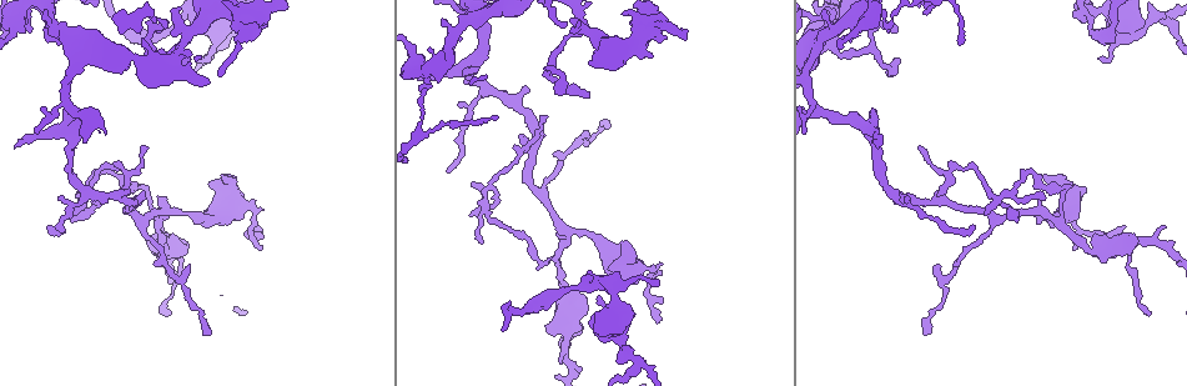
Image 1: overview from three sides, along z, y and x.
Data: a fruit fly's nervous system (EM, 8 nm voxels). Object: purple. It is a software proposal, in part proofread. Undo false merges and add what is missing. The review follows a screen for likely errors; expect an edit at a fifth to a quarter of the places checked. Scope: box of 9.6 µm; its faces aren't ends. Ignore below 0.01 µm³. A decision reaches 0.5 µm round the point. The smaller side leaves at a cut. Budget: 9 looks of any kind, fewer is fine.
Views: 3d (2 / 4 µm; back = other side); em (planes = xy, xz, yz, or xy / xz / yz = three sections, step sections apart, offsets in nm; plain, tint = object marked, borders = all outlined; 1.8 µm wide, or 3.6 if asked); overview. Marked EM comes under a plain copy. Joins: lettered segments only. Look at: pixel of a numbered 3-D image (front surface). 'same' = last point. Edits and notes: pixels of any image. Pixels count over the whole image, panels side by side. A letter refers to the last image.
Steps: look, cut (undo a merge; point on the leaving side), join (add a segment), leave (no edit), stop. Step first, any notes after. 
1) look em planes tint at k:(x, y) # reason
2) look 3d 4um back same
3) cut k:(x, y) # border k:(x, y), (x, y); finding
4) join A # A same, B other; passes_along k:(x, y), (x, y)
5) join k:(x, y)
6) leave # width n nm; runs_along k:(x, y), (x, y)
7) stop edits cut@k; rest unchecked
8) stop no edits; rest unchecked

look 3d 2um at 1:(224, 176)

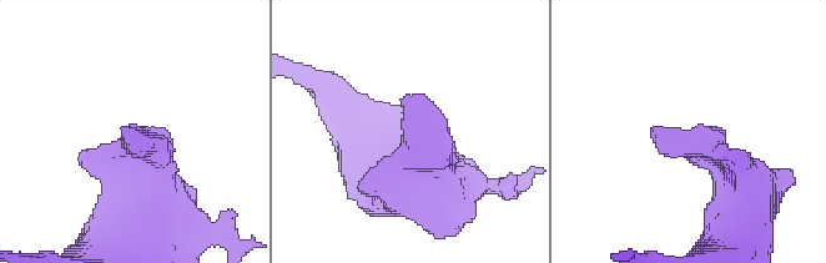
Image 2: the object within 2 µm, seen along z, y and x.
look em planes borders at 2:(650, 134) # need the tissue

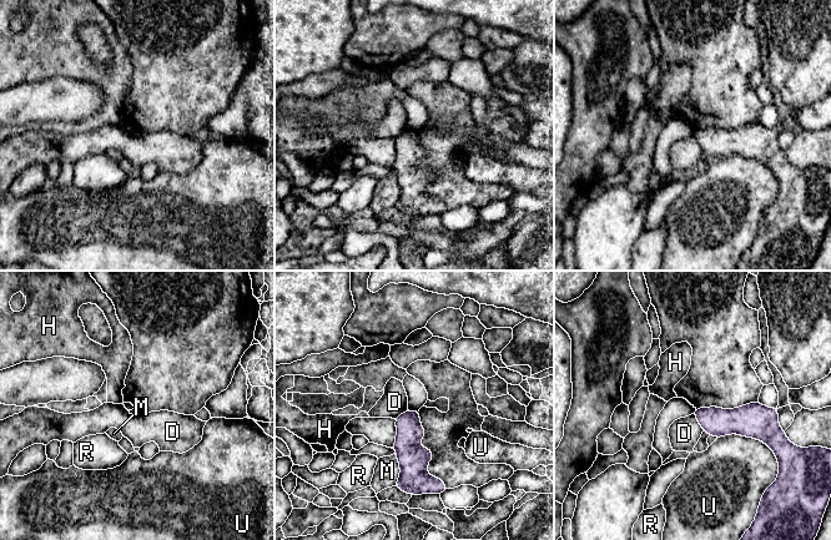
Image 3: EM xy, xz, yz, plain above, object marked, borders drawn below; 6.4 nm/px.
leave # D other, H other, M other, R other, U other; border 3:(693, 413), (703, 430); none of them fits

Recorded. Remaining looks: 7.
look em xy step 8 borders at 1:(539, 263) # abrupt turn

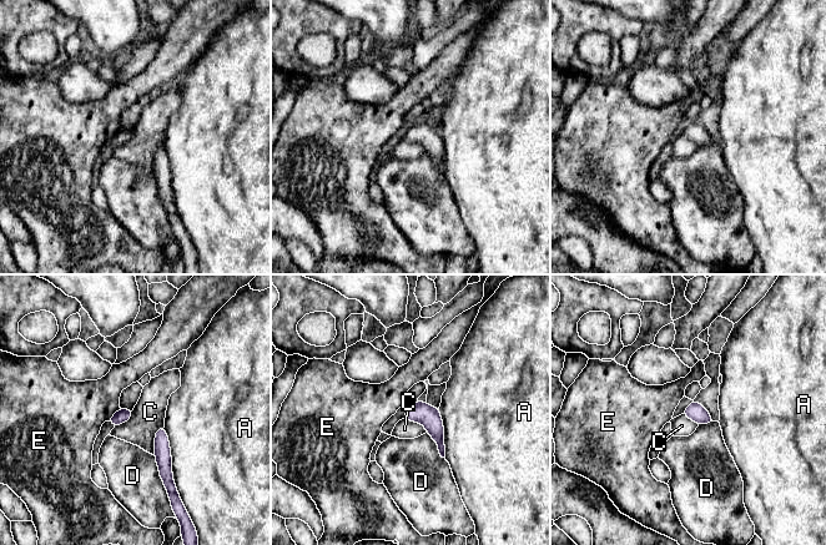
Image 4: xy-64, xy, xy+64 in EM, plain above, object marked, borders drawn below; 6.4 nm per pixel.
leave # width 90 nm; A other, C other, D other, E other; border 4:(164, 425), (156, 430), (154, 454); all the same neuron

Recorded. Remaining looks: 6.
look 3d 2um at 1:(1006, 197) # branch point

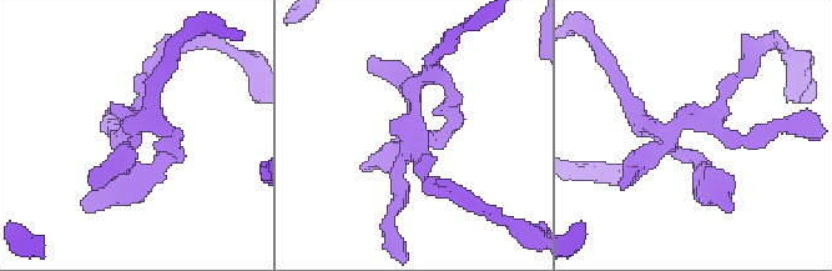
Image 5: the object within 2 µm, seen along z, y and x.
look em 3.6um yz step 16 borders at 5:(689, 122) # now the EM

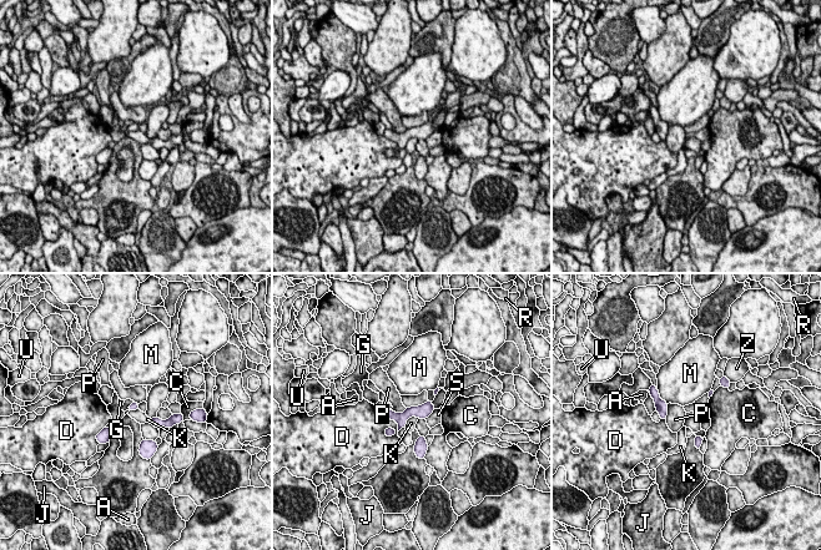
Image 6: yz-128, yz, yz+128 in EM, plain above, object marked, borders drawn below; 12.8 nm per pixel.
leave # longest_contact D 340 nm; A other, C other, D other, G other, J other, K other, M other, P other, R other, S other, U other, Z other; runs_along 6:(429, 405), (388, 432); continuous, no second neuron

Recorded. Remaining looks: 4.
look em 3.6um xz step 4 tint at 1:(894, 14) # two arms at a narrow angle

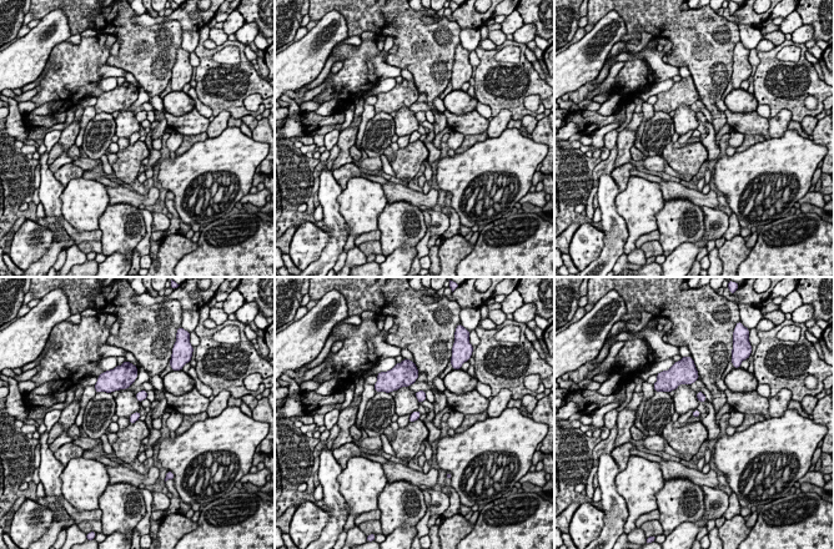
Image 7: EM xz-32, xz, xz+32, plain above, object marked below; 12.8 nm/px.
look em 3.6um planes borders same # cut it another way

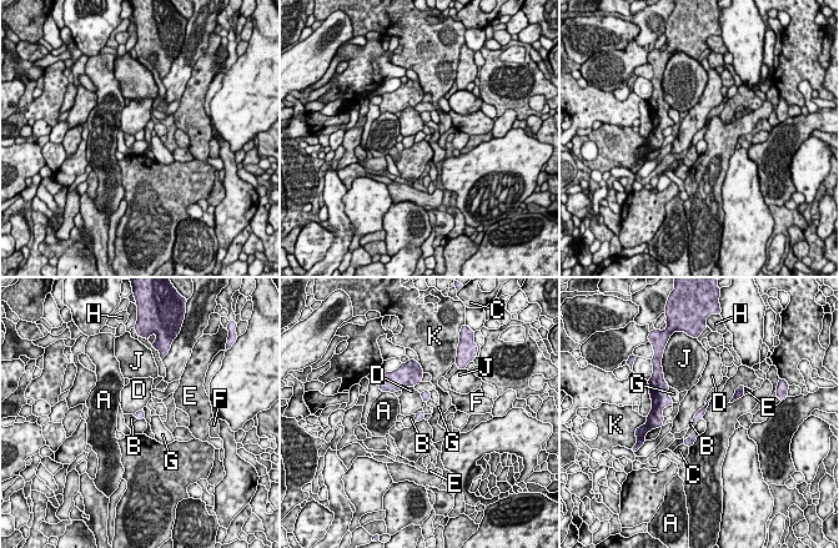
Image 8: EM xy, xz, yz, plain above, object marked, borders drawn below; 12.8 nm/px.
leave # A other, B other, C other, D other, E other, F other, G other, H other, J other, K other; border 8:(416, 415), (413, 422); all the same neuron

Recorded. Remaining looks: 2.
stop no edits; rest unchecked

